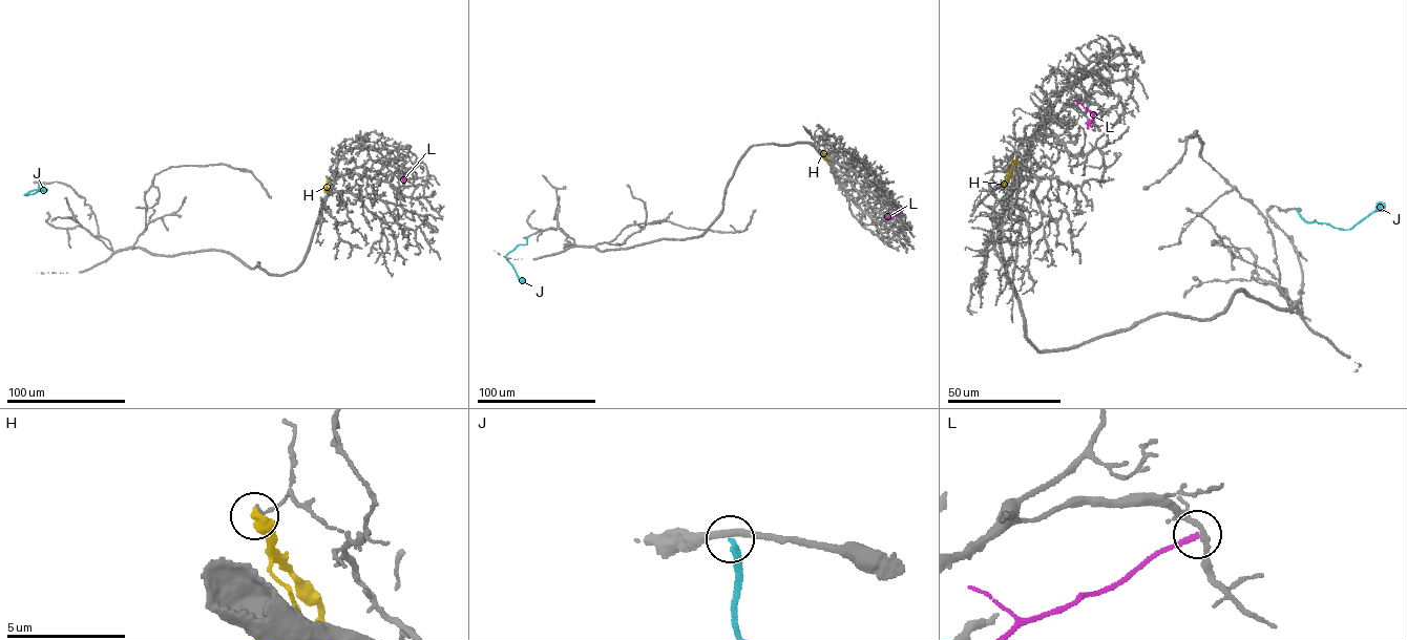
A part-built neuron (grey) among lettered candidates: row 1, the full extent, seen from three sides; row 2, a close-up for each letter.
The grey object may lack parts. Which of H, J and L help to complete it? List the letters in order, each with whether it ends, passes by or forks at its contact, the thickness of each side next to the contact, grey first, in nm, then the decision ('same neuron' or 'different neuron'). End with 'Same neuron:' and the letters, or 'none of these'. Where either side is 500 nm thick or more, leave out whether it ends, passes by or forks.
H: 100 nm thick on the grey side, 550 nm on the other; different neuron
J: it ends there; 280 nm thick on the grey side, 240 nm on the other; different neuron
L: it ends there; 220 nm thick on the grey side, 200 nm on the other; different neuron
Same neuron: none of these

